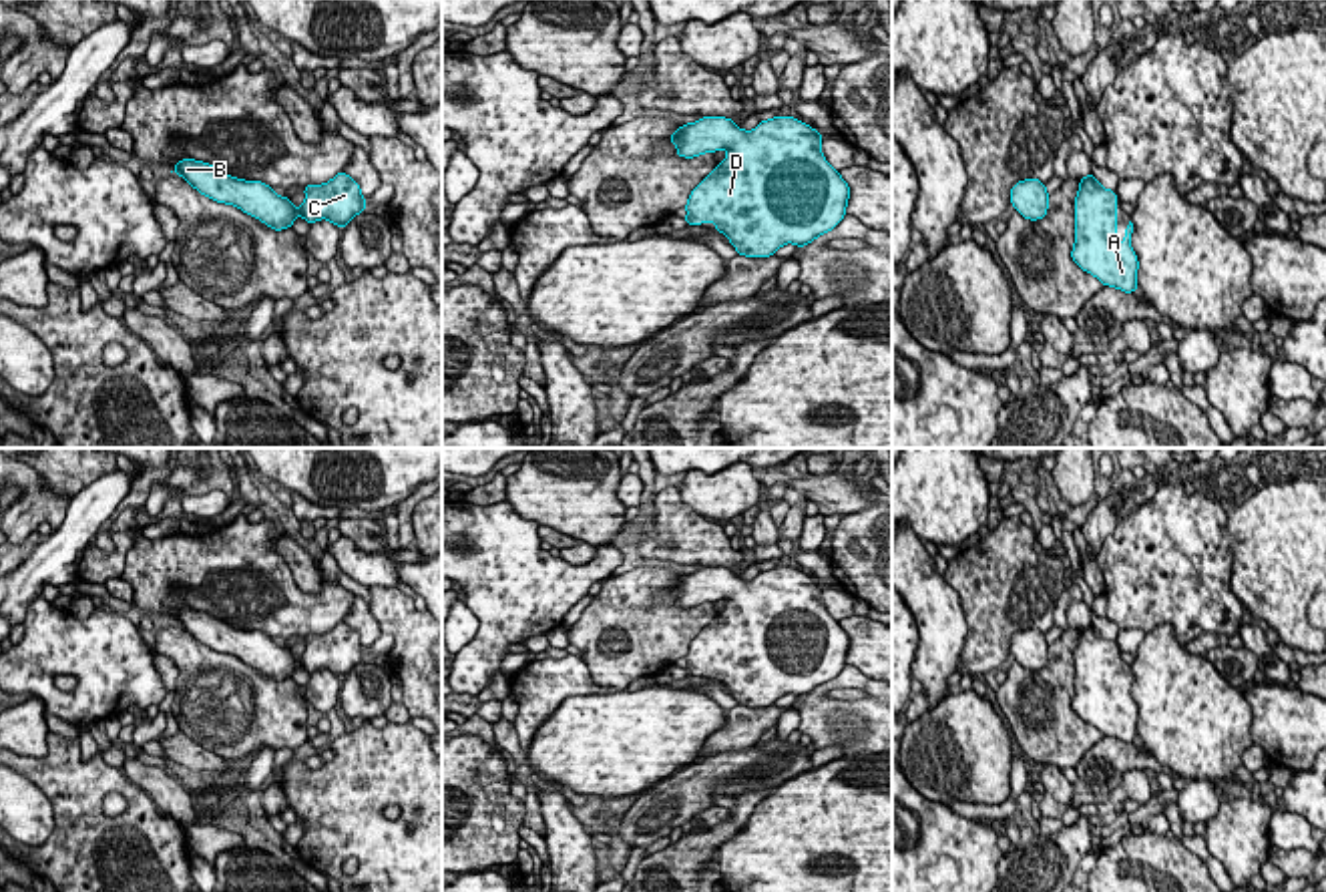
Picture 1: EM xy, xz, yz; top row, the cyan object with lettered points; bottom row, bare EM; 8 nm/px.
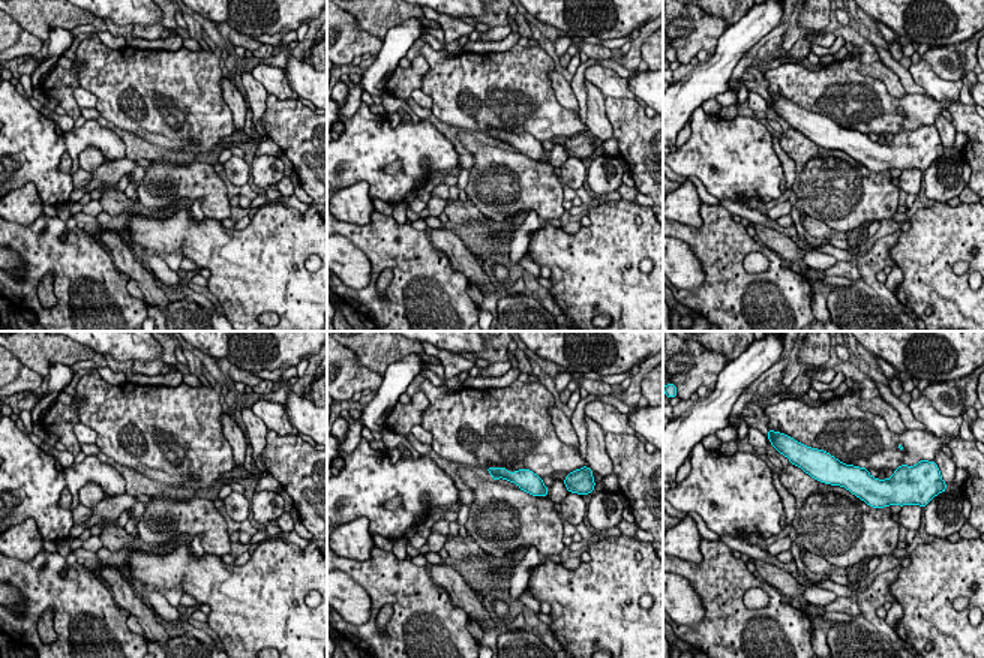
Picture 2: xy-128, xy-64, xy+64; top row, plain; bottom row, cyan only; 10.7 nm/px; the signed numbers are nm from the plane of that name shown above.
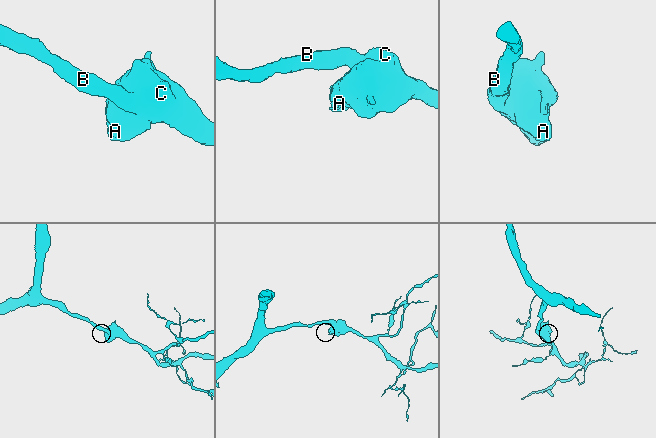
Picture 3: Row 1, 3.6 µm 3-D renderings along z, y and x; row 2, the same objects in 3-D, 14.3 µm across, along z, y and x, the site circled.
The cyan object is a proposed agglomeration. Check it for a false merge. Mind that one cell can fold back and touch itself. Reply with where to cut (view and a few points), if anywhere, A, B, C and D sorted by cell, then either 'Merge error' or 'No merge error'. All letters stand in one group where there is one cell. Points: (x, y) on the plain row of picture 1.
No split. Groups: A B C D. No merge error

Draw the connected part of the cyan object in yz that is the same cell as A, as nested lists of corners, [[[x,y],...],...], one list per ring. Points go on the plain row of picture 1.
[[[1089,623],[1079,631],[1075,649],[1073,711],[1103,735],[1125,743],[1137,741],[1137,705],[1131,699],[1133,673],[1125,677],[1125,691],[1117,691],[1117,643],[1103,639]]]

